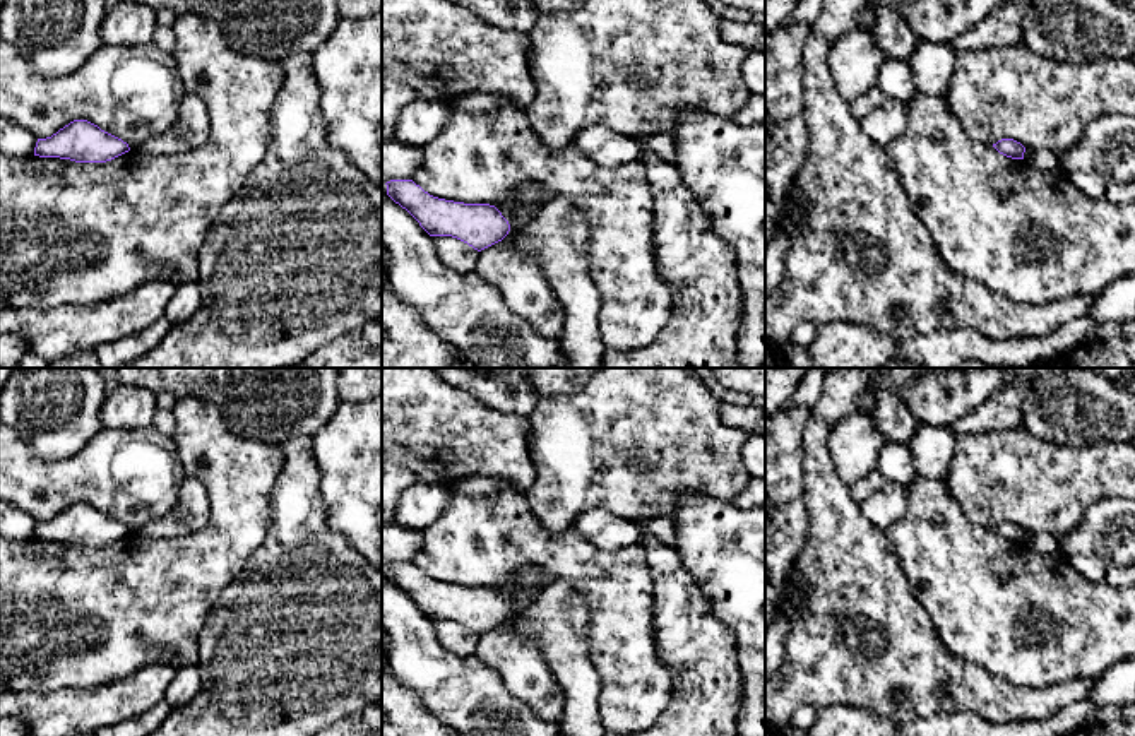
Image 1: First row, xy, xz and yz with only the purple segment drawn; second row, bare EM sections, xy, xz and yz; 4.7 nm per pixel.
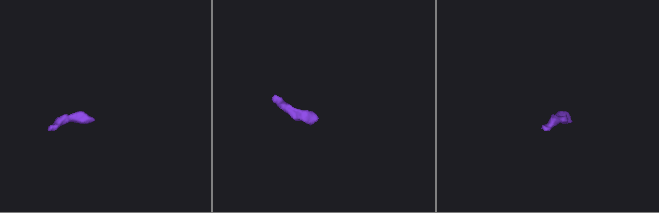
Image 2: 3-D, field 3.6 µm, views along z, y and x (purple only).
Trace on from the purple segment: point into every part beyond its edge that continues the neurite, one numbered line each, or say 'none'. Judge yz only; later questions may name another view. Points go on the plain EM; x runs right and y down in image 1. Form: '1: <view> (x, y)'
none

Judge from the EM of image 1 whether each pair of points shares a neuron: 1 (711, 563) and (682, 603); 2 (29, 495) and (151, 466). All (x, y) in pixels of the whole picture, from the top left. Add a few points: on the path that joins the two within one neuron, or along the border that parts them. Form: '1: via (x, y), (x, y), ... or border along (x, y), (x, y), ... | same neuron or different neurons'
1: border along (675, 548), (718, 617) | different neurons
2: via (60, 483), (98, 474), (120, 474) | same neuron

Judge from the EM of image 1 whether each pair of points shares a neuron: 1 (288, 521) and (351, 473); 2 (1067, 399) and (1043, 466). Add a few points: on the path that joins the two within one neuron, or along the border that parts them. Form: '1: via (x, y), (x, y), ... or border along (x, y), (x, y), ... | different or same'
1: border along (314, 456), (326, 521), (338, 533) | different
2: border along (1021, 425), (1043, 440), (1069, 447), (1093, 442) | different

